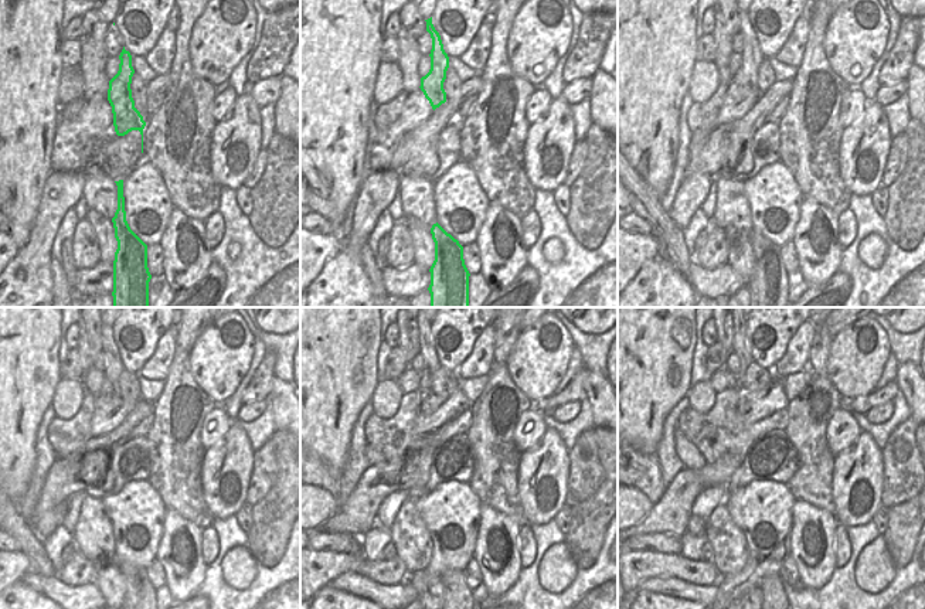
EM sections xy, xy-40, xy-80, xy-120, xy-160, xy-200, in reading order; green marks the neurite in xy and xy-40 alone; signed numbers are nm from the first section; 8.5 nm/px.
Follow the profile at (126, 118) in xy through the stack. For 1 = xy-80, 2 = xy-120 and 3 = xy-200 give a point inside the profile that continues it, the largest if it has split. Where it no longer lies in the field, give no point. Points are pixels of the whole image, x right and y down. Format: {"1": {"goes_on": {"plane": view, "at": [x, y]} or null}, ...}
{"1": {"goes_on": {"plane": "xy-80", "at": [747, 75]}}, "2": {"goes_on": {"plane": "xy-120", "at": [111, 376]}}, "3": {"goes_on": {"plane": "xy-200", "at": [740, 346]}}}

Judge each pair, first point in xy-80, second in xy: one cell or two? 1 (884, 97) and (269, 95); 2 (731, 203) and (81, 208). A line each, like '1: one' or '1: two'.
1: one
2: two

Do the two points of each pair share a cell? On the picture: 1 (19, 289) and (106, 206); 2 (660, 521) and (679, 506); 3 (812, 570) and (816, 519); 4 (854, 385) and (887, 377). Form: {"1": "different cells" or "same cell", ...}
{"1": "different cells", "2": "same cell", "3": "same cell", "4": "different cells"}

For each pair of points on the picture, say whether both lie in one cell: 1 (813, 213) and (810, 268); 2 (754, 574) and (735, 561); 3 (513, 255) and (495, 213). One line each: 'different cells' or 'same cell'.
1: same cell
2: different cells
3: same cell

